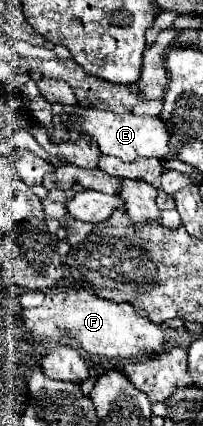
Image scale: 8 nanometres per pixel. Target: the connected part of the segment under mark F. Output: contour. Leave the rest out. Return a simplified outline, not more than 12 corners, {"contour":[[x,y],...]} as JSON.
{"contour":[[46,289],[20,315],[34,335],[68,335],[90,355],[142,359],[162,325],[86,289]]}

